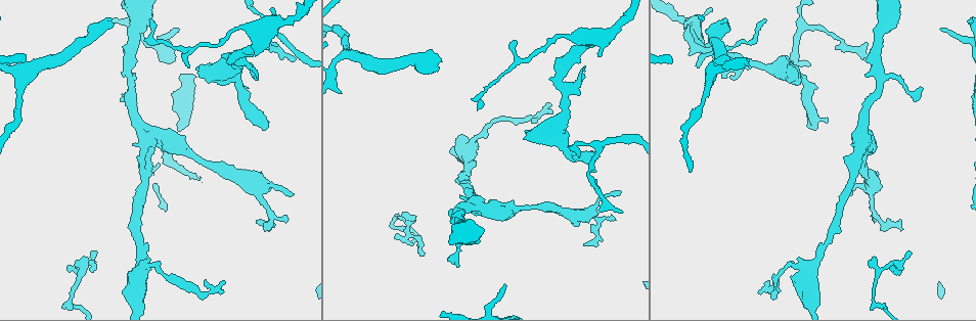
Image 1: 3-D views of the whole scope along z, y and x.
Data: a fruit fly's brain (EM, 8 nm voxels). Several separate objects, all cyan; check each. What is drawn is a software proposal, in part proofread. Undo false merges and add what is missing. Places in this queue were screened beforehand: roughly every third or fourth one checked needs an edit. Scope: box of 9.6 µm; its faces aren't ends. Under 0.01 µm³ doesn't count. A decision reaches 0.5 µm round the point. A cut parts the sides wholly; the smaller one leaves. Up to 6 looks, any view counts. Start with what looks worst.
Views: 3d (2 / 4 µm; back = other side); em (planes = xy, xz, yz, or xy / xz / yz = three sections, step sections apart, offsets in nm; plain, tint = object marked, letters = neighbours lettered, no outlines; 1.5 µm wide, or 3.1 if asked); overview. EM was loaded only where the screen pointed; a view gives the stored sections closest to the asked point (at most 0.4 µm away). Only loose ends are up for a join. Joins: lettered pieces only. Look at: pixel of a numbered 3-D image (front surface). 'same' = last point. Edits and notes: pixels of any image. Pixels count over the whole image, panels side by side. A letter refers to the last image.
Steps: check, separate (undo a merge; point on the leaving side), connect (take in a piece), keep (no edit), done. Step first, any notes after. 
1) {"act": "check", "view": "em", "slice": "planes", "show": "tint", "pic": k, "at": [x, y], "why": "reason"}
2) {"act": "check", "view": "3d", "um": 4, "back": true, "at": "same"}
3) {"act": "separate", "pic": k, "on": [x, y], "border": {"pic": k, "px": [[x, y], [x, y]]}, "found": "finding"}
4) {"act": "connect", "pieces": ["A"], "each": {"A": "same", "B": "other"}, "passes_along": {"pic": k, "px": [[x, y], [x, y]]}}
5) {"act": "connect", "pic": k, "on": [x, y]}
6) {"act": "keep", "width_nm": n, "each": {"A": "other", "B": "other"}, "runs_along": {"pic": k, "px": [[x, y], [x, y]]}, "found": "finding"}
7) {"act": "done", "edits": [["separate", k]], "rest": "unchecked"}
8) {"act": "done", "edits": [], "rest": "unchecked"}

{"act": "check", "view": "em", "slice": "yz", "step": 4, "show": "letters", "pic": 1, "at": [531, 121], "why": "thin end"}

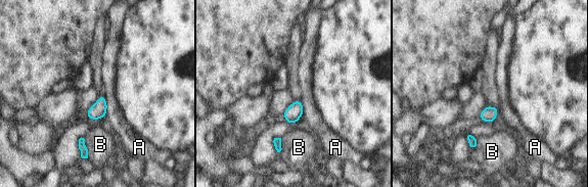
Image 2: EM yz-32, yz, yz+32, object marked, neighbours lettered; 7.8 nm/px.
{"act": "keep", "each": {"A": "other", "B": "other"}, "border": {"pic": 2, "px": [[103, 94], [106, 100], [105, 115]]}, "found": "none of them fits"}

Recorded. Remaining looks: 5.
{"act": "check", "view": "em", "slice": "xy", "step": 8, "show": "letters", "pic": 1, "at": [526, 137]}

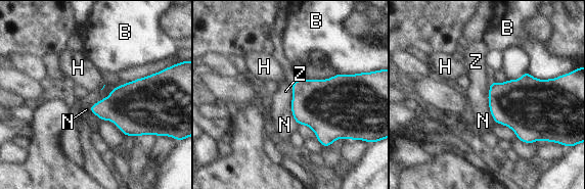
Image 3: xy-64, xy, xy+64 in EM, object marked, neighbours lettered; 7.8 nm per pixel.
{"act": "check", "view": "em", "slice": "planes", "show": "letters", "at": "same"}

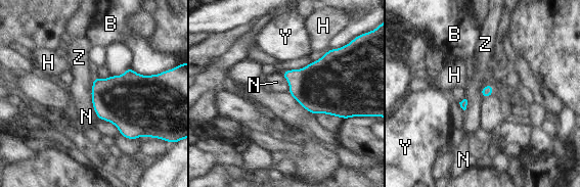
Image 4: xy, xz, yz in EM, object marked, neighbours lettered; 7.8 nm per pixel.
{"act": "keep", "each": {"B": "other", "H": "other", "N": "other", "Y": "other", "Z": "other"}, "border": {"pic": 4, "px": [[90, 91], [93, 110], [98, 118]]}, "found": "none of them fits"}

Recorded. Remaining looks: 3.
{"act": "check", "view": "em", "slice": "planes", "show": "letters", "pic": 1, "at": [176, 29], "why": "free end"}

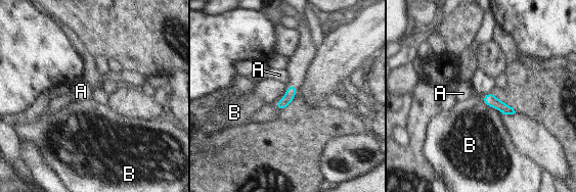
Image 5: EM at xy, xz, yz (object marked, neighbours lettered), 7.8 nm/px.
{"act": "keep", "longest_contact_nm": ["B", 220], "each": {"A": "other", "B": "other"}, "border": {"pic": 5, "px": [[482, 95], [487, 105], [502, 113]]}, "found": "none of them fits"}

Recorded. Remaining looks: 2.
{"act": "done", "edits": [], "rest": "unchecked"}

